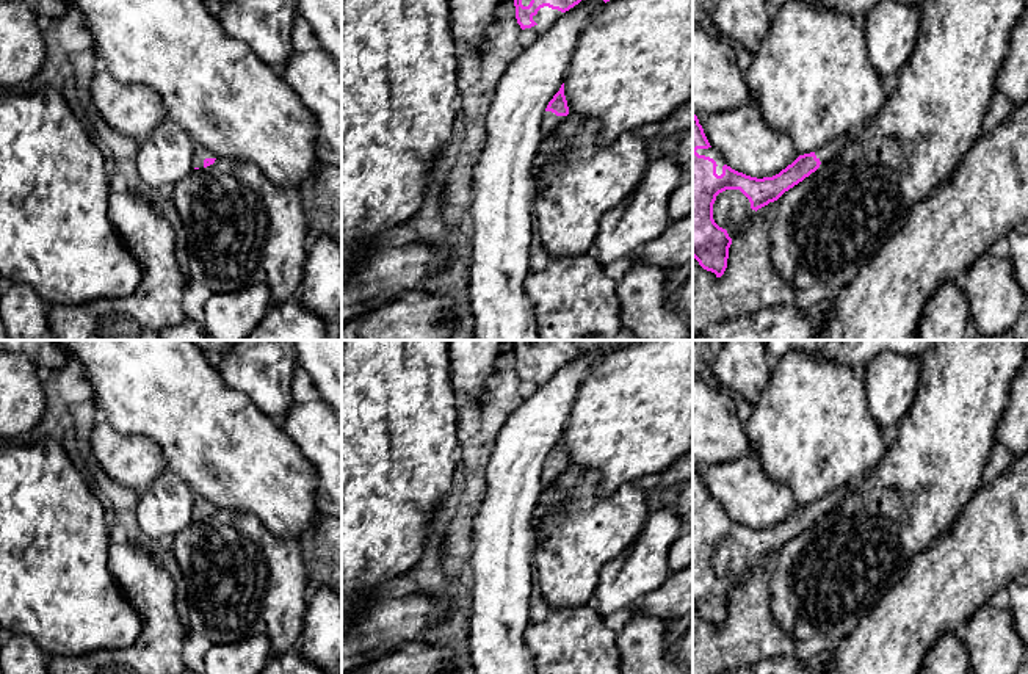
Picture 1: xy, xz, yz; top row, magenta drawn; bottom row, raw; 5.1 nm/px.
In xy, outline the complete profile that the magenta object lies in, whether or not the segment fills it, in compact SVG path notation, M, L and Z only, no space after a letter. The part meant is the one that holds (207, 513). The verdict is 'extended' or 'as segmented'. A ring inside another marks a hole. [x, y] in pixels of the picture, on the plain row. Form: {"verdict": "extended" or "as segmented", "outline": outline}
{"verdict": "extended", "outline": "M194 495L194 503L193 503L193 519L194 520L204 520L213 516L215 511L216 511L216 506L212 502Z"}

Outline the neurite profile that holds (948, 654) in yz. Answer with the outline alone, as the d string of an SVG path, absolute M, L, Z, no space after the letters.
M943 633L925 655L920 674L968 674L970 658L964 638Z

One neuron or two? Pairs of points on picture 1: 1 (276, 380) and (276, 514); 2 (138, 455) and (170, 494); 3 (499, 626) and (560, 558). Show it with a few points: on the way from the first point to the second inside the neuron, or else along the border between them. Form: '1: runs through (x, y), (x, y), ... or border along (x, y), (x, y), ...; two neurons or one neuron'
1: border along (248, 397), (279, 423); two neurons
2: runs through (140, 464), (160, 485); one neuron
3: border along (536, 543), (535, 580); two neurons

